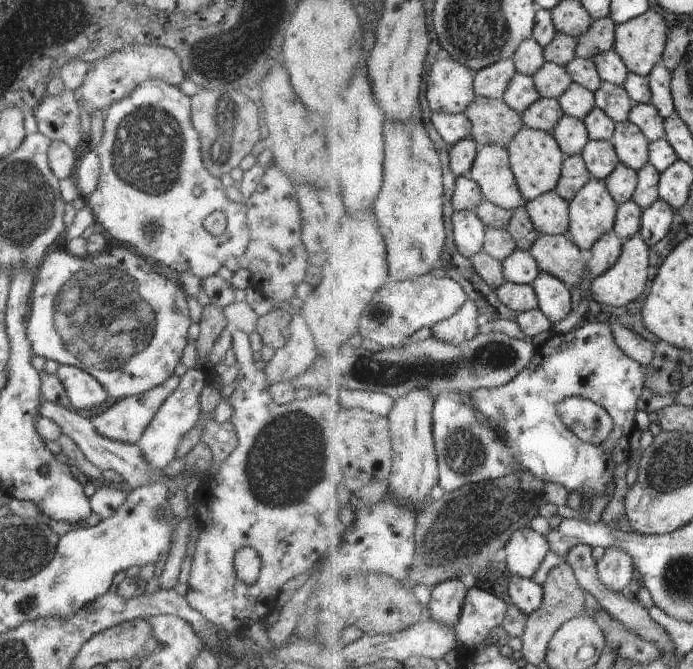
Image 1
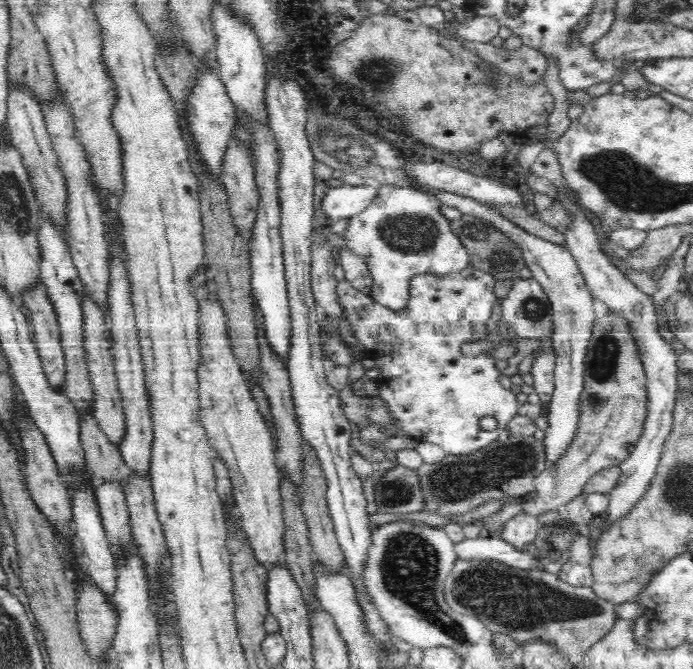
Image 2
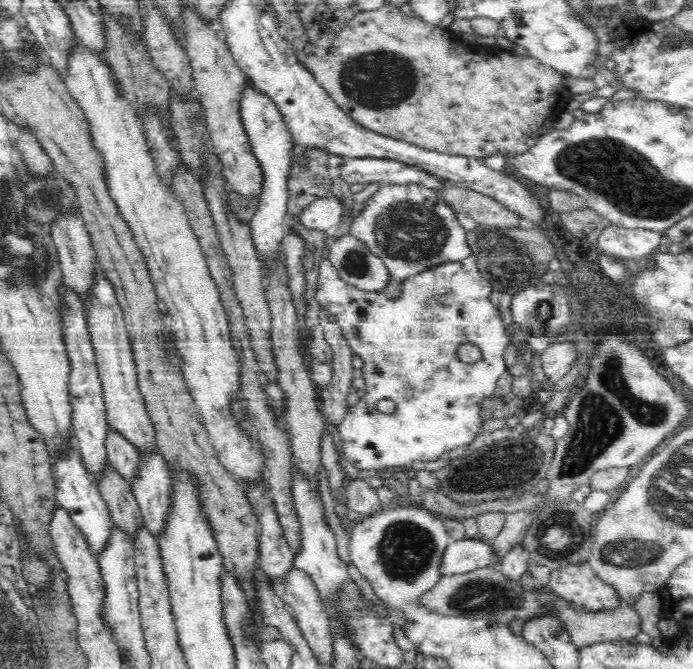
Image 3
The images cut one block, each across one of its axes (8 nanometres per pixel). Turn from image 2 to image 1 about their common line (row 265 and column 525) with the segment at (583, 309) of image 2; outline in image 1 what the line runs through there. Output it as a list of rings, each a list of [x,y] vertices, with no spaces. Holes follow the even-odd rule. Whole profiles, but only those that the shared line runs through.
[[[521,528],[513,534],[505,549],[509,572],[512,576],[533,578],[550,549],[552,546],[546,535],[532,528]]]

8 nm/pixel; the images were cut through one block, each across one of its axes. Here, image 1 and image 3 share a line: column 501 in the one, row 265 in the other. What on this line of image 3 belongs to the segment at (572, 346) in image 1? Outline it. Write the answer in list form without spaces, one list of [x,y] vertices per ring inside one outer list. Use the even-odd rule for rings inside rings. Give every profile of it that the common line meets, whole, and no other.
[[[406,183],[382,184],[377,192],[372,194],[364,206],[360,208],[351,224],[350,233],[362,239],[370,251],[384,261],[393,276],[390,284],[382,289],[388,295],[395,295],[399,287],[399,280],[412,273],[422,272],[424,269],[435,267],[448,261],[457,261],[462,257],[471,256],[467,231],[460,225],[456,213],[431,188],[422,184]]]

